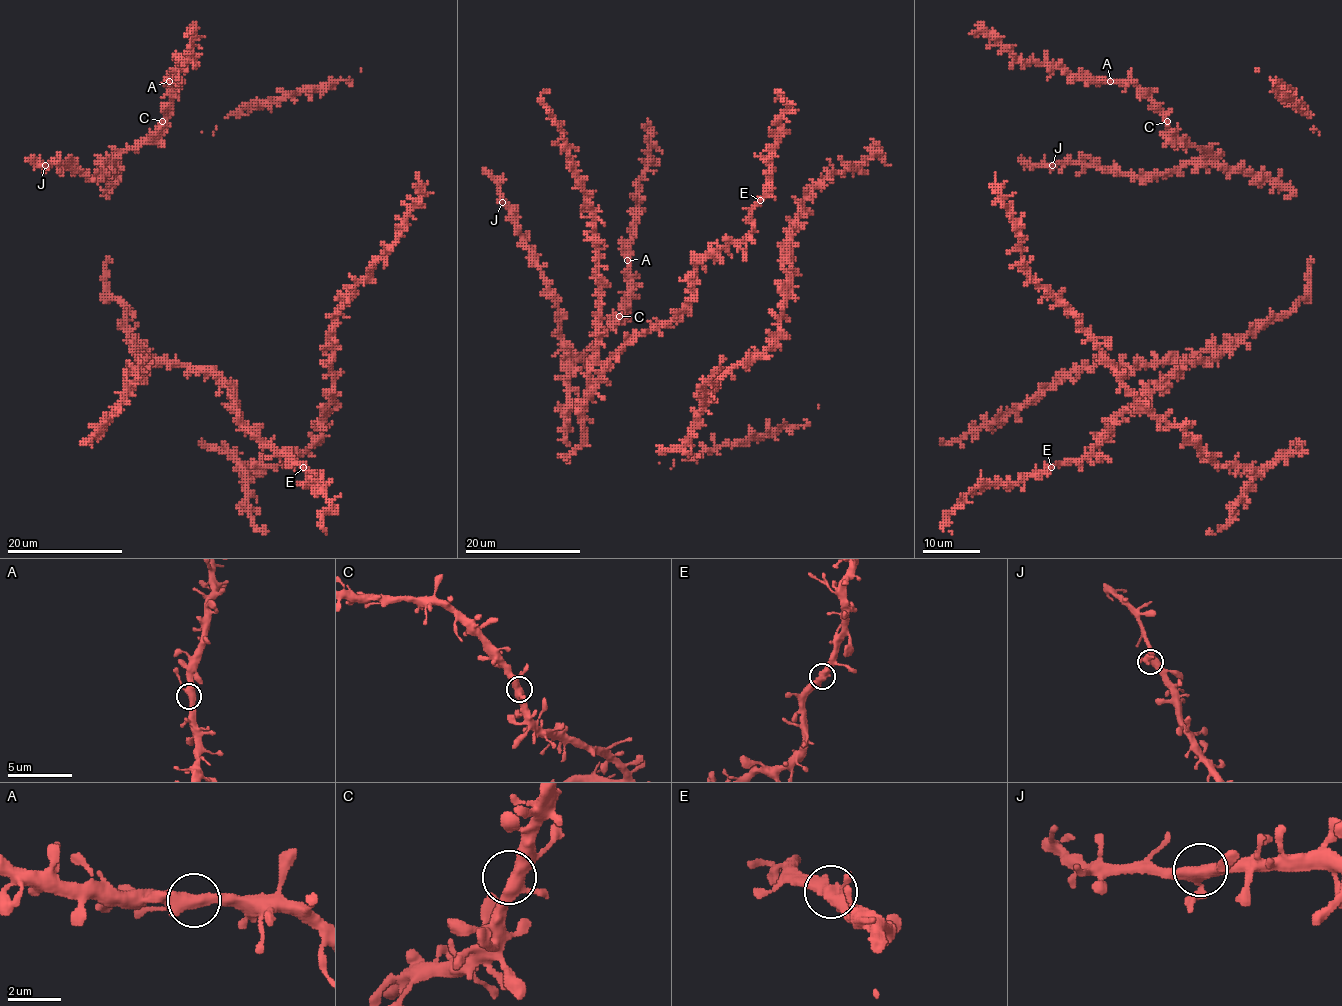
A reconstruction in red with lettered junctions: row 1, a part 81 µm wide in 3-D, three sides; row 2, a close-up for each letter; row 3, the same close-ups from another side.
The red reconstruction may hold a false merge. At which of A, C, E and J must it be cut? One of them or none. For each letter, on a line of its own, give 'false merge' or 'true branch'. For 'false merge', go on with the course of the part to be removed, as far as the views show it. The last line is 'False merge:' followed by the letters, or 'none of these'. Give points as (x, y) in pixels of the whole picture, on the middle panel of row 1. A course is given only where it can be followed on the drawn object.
A: true branch
C: true branch
E: true branch
J: true branch
False merge: none of these

